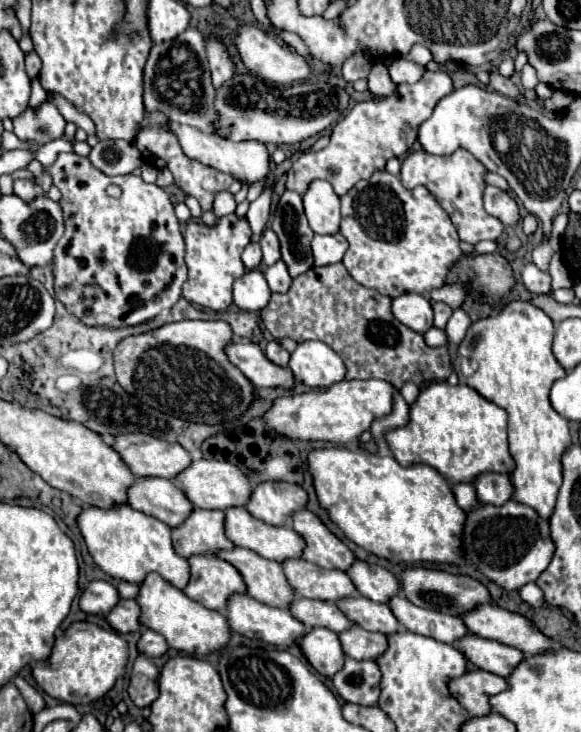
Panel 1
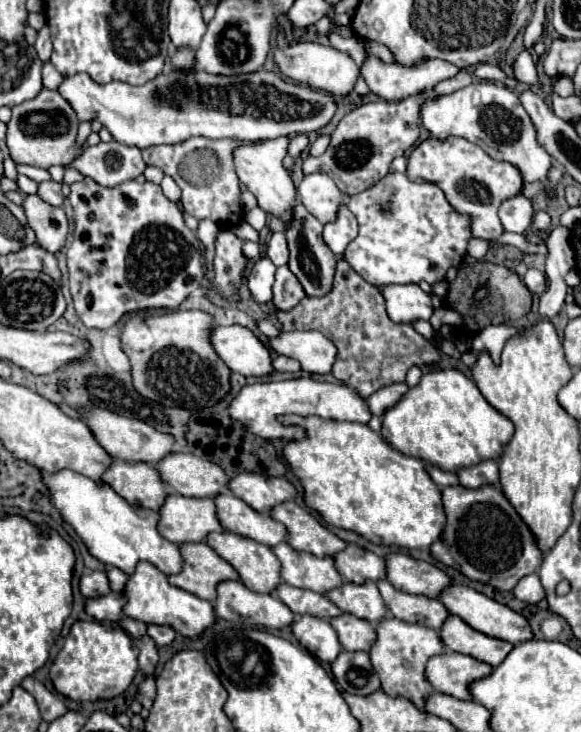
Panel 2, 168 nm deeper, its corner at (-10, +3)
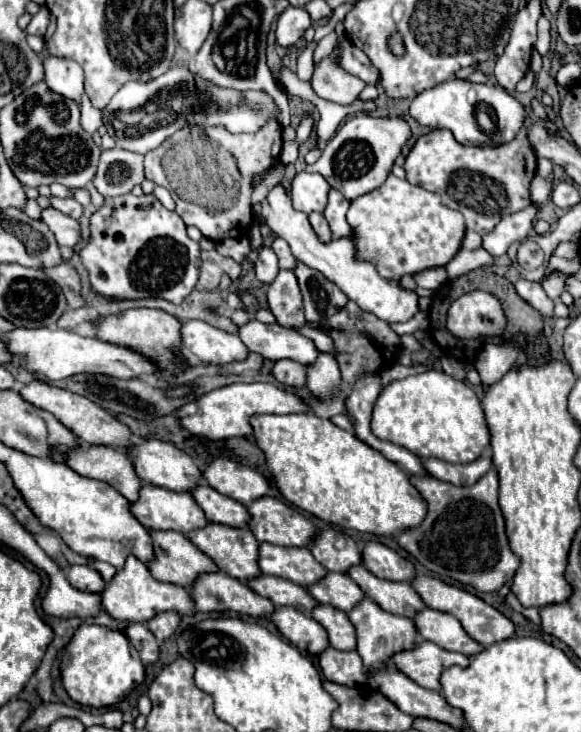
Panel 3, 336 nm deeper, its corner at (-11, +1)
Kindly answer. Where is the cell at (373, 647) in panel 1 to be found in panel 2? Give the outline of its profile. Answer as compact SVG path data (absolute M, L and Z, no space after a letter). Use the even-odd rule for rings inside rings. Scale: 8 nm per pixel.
M342 613L330 619L330 625L336 629L340 645L344 651L368 651L374 641L374 627L366 619Z

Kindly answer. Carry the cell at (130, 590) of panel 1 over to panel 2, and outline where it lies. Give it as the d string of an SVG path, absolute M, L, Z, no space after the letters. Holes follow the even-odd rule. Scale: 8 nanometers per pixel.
M108 567L108 569L106 569L106 575L108 575L108 581L110 581L110 589L112 589L114 593L120 593L120 591L124 589L124 585L126 585L128 575L122 573L122 571L116 569L116 567Z

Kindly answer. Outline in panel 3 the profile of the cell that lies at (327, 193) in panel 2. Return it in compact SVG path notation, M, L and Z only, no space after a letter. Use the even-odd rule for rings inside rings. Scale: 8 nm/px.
M297 173L291 183L291 199L293 207L303 213L323 213L329 197L329 183L319 173Z

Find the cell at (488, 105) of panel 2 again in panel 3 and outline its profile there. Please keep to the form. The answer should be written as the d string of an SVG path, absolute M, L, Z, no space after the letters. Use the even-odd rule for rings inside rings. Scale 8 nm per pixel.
M451 79L451 81L439 83L431 89L425 89L423 93L419 93L413 99L409 113L413 119L417 119L425 127L453 131L455 139L461 145L503 145L503 143L509 143L517 137L517 133L521 131L521 127L525 123L525 107L513 95L509 95L503 87L499 87L499 85L473 85L473 83L467 83L461 79ZM479 107L483 107L491 115L491 119L495 121L497 129L493 133L485 133L479 127L479 123L475 119L475 111Z

